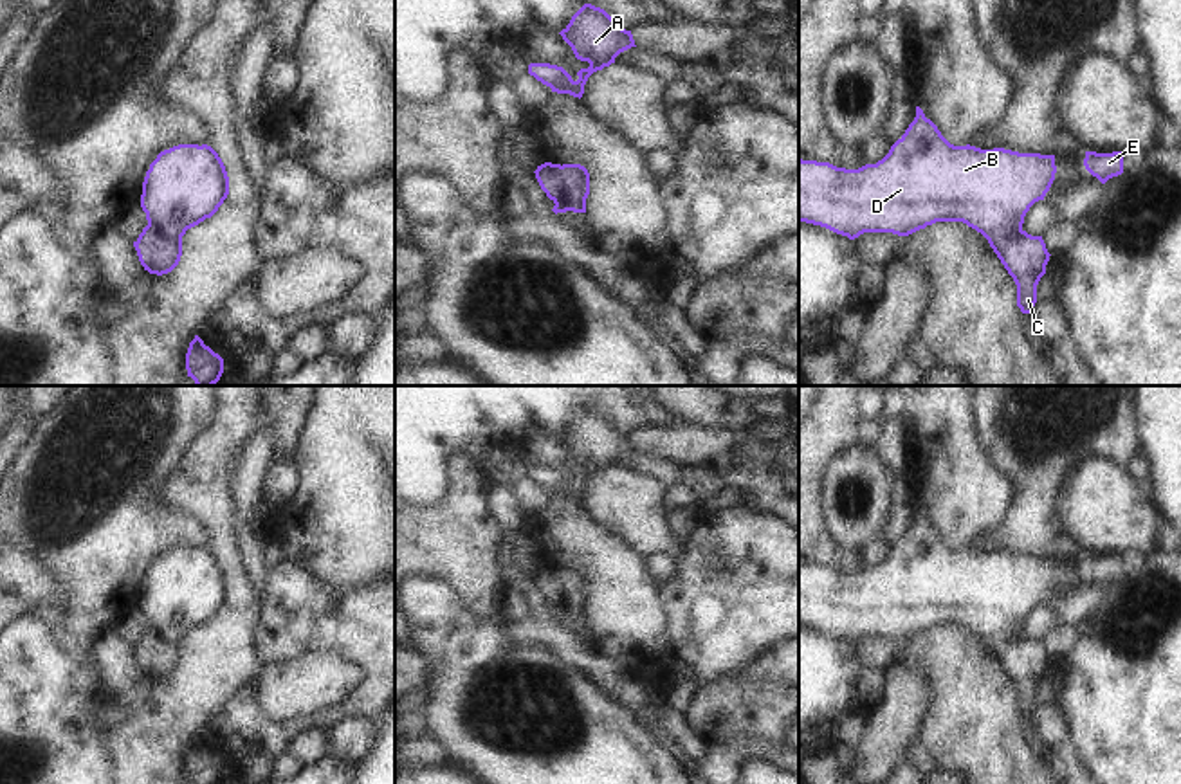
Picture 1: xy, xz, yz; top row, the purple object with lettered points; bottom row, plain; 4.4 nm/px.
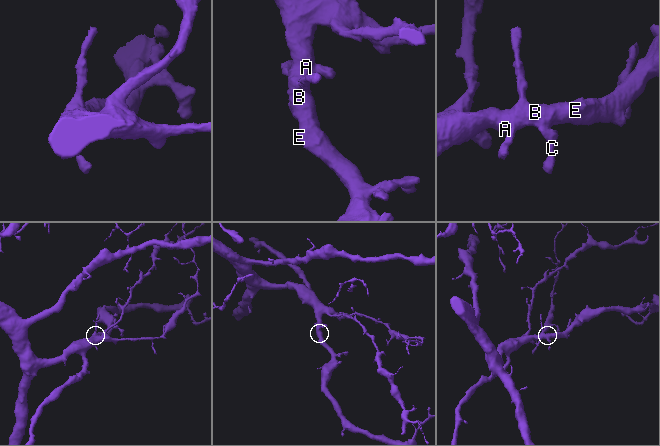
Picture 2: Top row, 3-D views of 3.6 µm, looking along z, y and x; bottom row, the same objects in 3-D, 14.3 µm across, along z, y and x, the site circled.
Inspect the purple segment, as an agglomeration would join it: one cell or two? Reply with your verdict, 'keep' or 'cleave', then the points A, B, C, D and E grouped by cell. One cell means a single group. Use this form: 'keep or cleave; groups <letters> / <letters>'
keep; groups A B C D E

